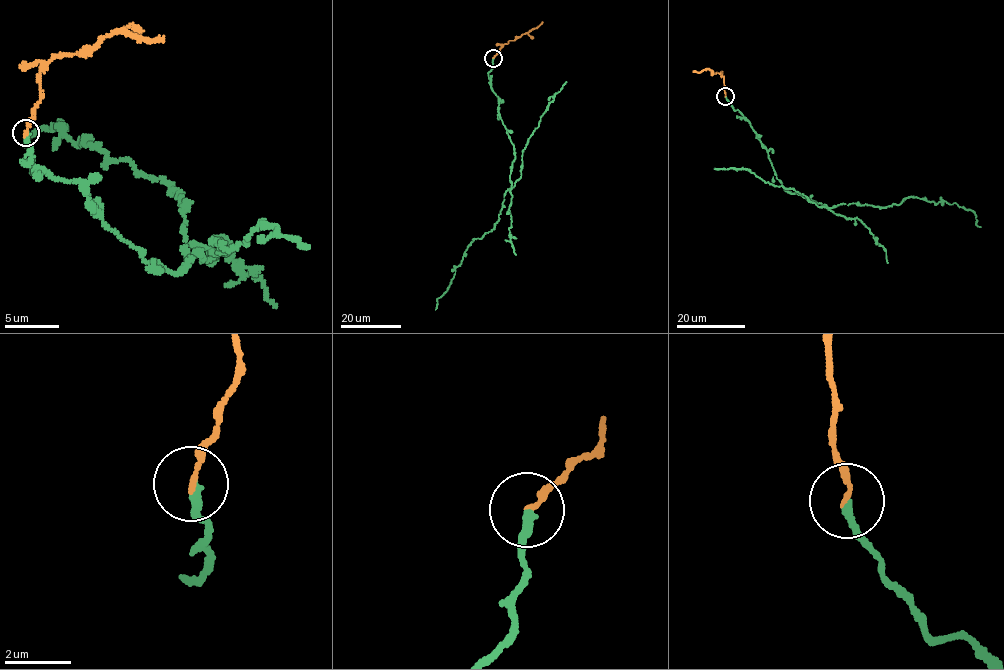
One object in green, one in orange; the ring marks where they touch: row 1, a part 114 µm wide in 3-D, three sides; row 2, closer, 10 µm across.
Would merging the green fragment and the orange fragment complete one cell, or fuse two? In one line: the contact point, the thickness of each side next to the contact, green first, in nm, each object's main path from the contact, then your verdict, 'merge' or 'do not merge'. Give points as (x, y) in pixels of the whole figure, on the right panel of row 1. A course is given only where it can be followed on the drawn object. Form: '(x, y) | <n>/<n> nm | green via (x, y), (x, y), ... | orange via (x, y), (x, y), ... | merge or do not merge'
(725, 96) | 260/140 nm | green via (726, 96), (785, 190), (829, 209), (946, 201), (972, 211), (981, 227) | orange via (726, 96), (724, 77), (720, 73), (710, 70), (693, 71) | merge

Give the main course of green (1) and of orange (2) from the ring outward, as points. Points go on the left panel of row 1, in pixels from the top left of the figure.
1: (25, 133), (23, 162), (79, 183), (142, 259), (203, 257), (181, 191), (63, 121), (24, 141), (30, 171)
2: (25, 133), (40, 100), (40, 69), (55, 57), (80, 54), (107, 36), (126, 32), (150, 43), (163, 40)

